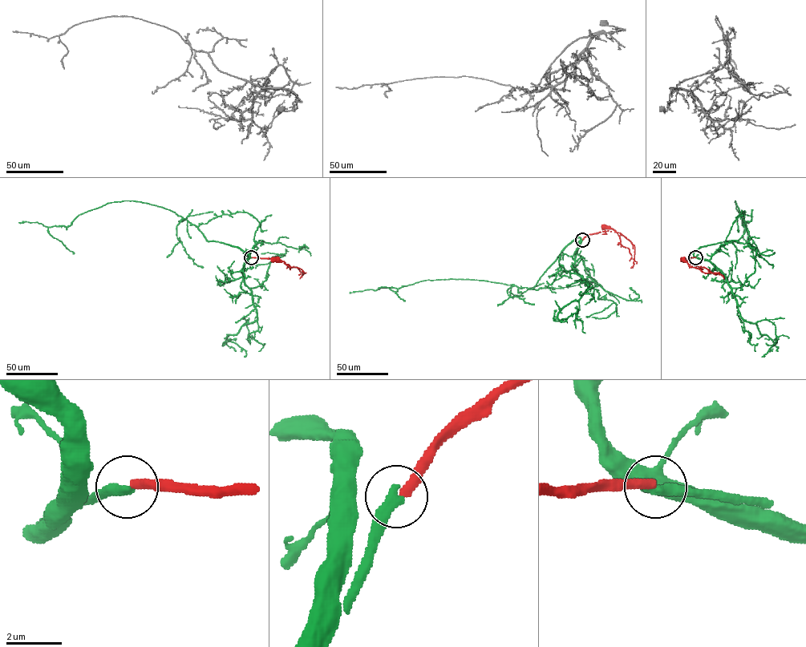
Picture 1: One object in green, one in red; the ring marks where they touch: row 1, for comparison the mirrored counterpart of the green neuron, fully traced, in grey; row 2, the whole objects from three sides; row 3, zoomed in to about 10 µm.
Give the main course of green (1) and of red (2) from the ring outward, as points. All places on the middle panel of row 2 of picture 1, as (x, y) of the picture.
1: (582, 240), (577, 237), (569, 244), (532, 289), (451, 279), (378, 289), (387, 287), (405, 301)
2: (582, 240), (589, 234), (604, 231), (604, 226)

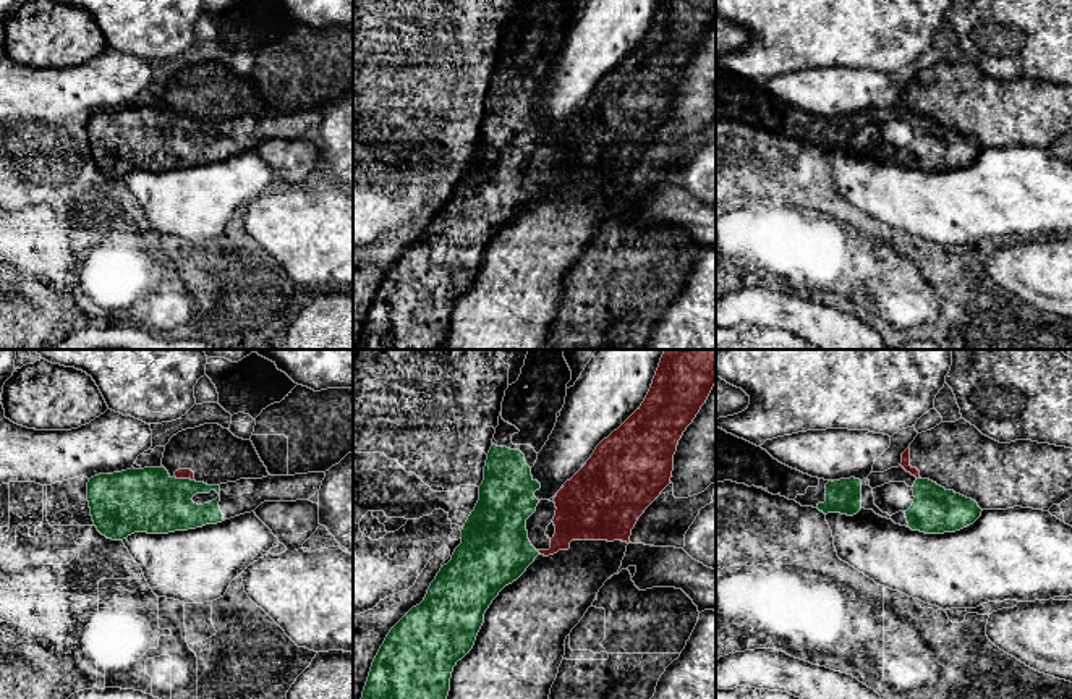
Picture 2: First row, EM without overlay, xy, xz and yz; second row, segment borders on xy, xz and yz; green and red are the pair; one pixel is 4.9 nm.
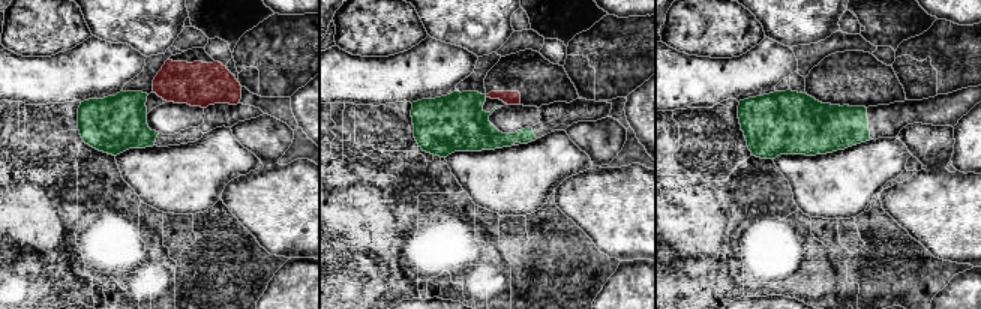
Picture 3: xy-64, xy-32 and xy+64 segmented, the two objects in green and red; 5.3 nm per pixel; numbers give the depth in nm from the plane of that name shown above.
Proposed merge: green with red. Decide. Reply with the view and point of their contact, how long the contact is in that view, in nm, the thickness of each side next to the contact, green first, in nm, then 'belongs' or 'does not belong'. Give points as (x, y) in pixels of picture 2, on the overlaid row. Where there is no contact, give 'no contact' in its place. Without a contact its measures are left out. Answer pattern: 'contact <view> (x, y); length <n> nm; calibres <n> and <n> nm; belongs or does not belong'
contact xy (183, 479); length 90 nm; calibres 320 and 50 nm; does not belong

